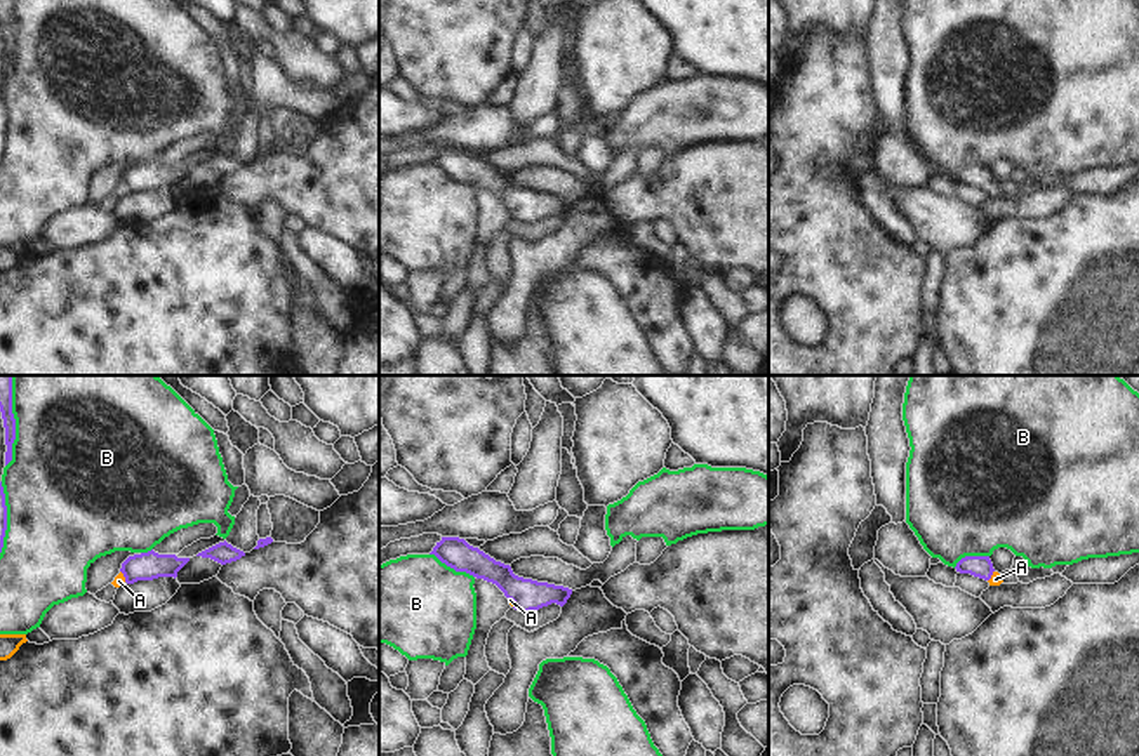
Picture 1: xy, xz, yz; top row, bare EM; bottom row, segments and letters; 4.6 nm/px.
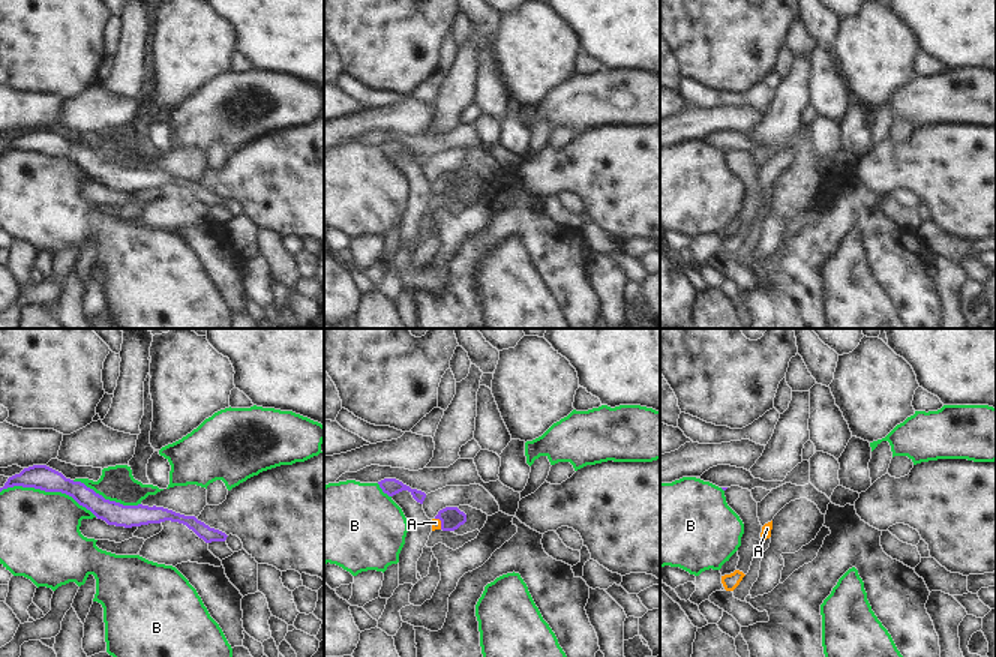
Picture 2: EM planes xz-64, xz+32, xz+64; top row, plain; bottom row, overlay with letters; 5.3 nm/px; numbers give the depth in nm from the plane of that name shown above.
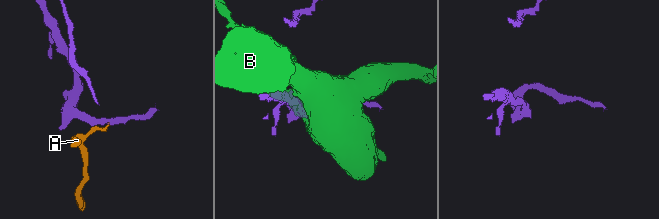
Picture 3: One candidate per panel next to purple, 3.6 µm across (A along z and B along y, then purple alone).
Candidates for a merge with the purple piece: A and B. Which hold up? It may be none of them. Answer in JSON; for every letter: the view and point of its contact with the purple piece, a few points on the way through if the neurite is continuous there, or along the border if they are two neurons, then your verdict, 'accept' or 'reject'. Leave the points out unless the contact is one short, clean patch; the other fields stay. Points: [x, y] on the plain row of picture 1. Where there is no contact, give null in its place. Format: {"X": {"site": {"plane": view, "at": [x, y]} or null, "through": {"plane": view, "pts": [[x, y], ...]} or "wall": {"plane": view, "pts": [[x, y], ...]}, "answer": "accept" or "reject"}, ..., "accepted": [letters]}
{"A": {"site": {"plane": "xy", "at": [124, 186]}, "through": {"plane": "xy", "pts": [[150, 176], [136, 178], [124, 186], [119, 192]]}, "answer": "accept"}, "B": {"site": {"plane": "xz", "at": [452, 178]}, "answer": "reject"}, "accepted": ["A"]}

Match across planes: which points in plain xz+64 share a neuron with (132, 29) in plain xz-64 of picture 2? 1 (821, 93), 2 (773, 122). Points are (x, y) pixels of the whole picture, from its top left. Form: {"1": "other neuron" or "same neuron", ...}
{"1": "other neuron", "2": "same neuron"}

